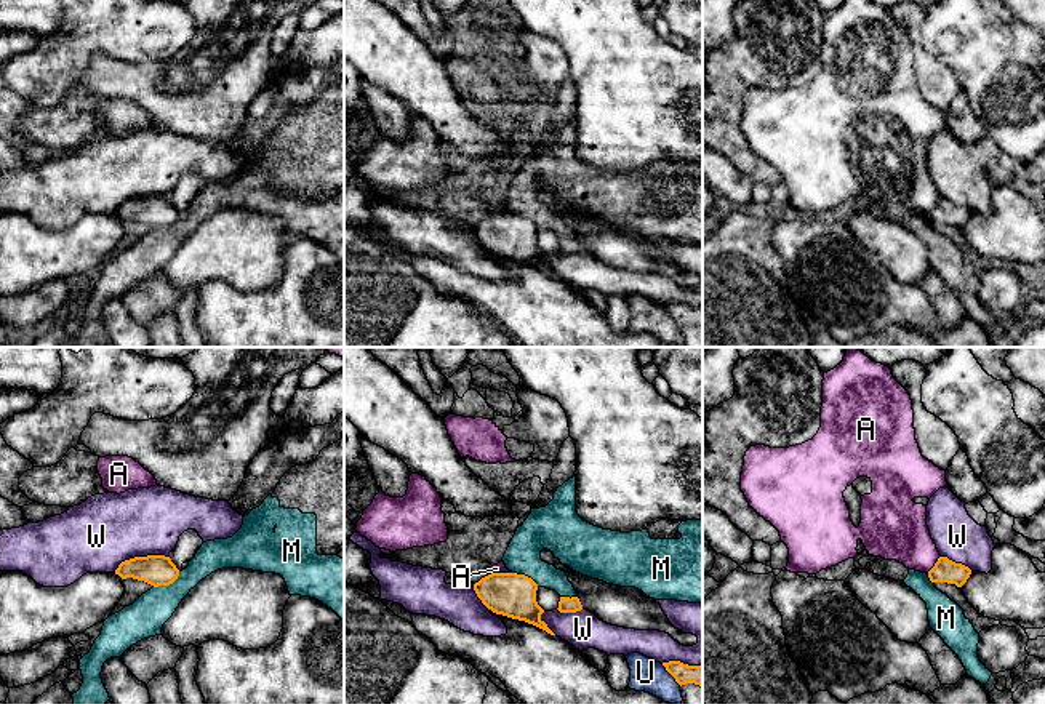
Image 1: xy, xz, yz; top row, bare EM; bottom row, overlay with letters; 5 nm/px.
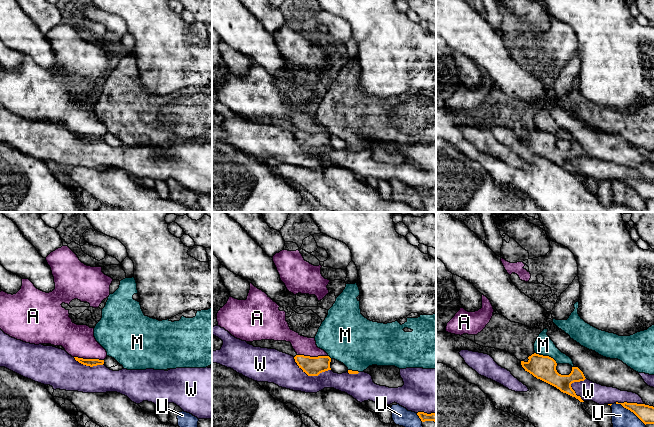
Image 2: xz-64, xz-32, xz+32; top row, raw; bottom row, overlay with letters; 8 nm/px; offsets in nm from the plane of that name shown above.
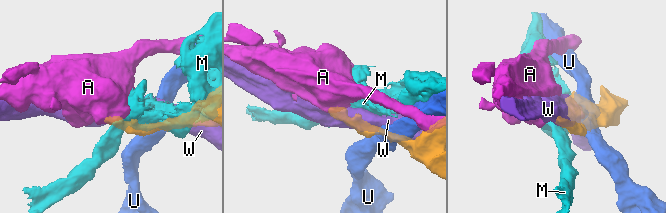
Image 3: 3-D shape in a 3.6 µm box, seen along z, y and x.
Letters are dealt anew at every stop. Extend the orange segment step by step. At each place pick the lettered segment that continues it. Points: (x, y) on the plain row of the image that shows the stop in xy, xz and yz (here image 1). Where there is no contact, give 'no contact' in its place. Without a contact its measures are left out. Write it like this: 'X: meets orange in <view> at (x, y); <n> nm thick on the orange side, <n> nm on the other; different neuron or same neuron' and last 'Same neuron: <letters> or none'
A: meets orange in yz at (935, 207); 120 nm thick on the orange side, 280 nm on the other; different neuron
M: meets orange in xy at (168, 226); 160 nm thick on the orange side, 190 nm on the other; different neuron
U: meets orange in xz at (671, 316); 100 nm thick on the orange side, 160 nm on the other; different neuron
W: meets orange in xy at (140, 199); 160 nm thick on the orange side, 360 nm on the other; different neuron
Same neuron: none

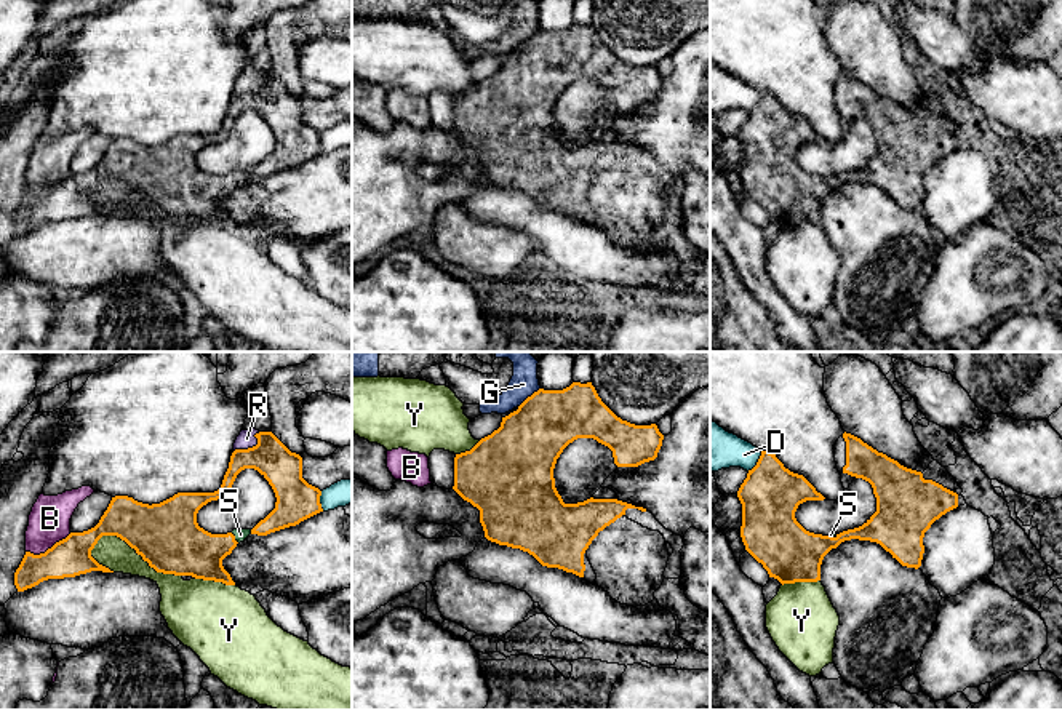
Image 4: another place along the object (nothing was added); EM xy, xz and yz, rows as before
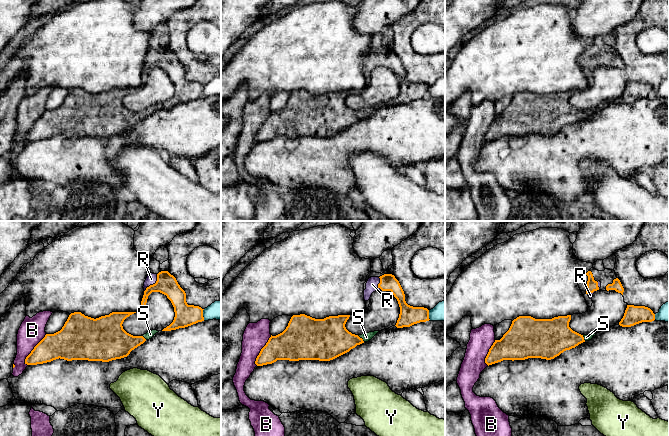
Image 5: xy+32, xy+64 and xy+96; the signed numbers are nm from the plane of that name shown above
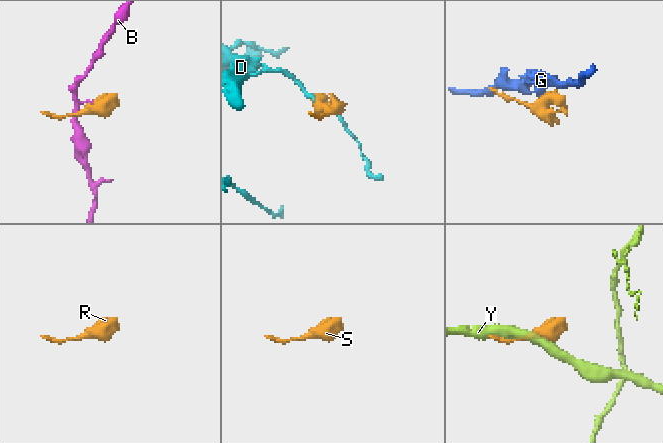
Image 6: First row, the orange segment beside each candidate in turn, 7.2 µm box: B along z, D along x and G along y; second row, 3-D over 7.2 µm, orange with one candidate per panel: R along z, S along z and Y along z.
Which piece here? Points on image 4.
B: meets orange in xy at (48, 191); 200 nm thick on the orange side, 200 nm on the other; different neuron
D: meets orange in yz at (757, 104); 300 nm thick on the orange side, 220 nm on the other; different neuron
G: meets orange in xz at (528, 39); 340 nm thick on the orange side, 140 nm on the other; different neuron
R: meets orange in xy at (253, 88); 190 nm thick on the orange side, 90 nm on the other; same neuron
S: meets orange in xy at (234, 179); 260 nm thick on the orange side, 60 nm on the other; same neuron
Y: meets orange in xy at (135, 191); 320 nm thick on the orange side, 160 nm on the other; different neuron
Same neuron: R, S

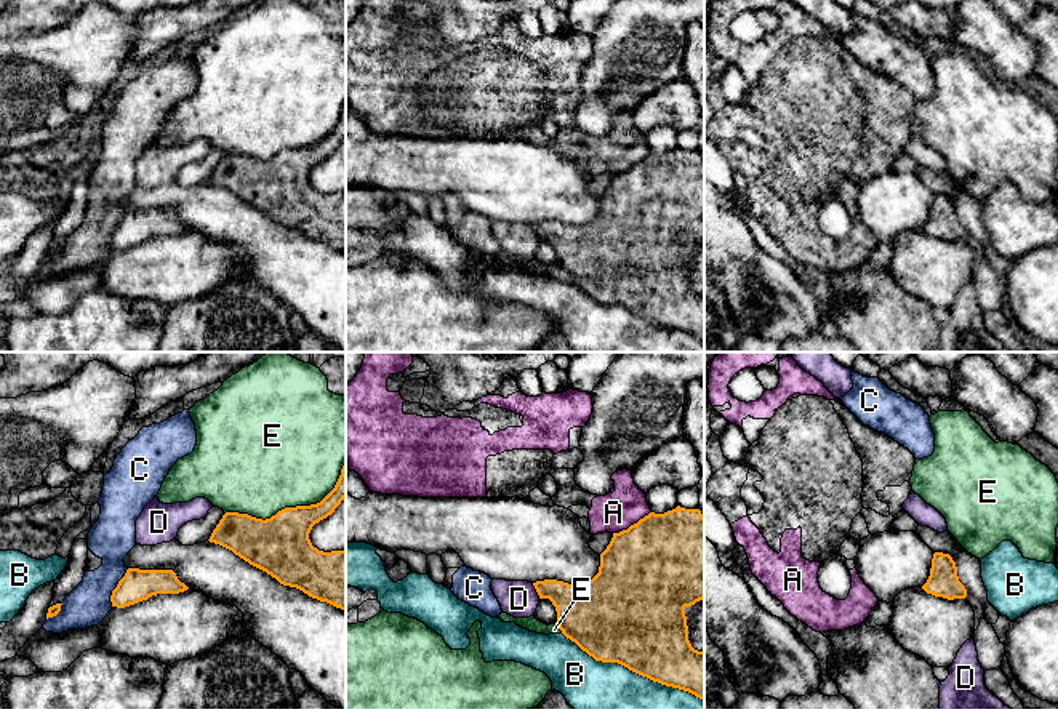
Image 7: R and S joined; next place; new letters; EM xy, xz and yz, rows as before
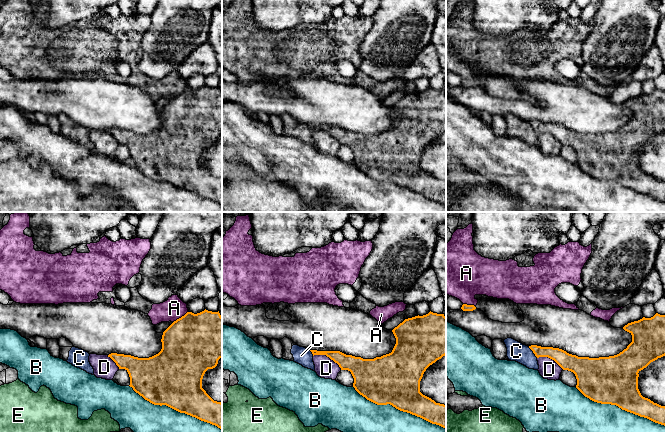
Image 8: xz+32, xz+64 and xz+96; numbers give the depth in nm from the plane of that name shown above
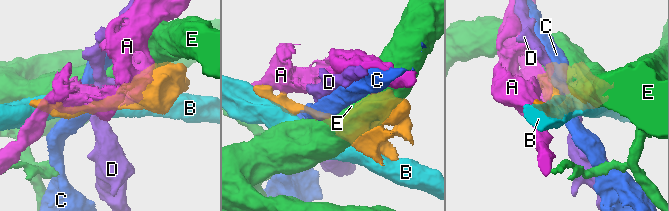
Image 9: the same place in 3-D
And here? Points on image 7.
A: meets orange in xz at (631, 167); 500 nm thick on the orange side, 200 nm on the other; different neuron
B: meets orange in xz at (633, 312); 460 nm thick on the orange side, 420 nm on the other; different neuron
C: meets orange in xy at (116, 229); 160 nm thick on the orange side, 220 nm on the other; different neuron
D: meets orange in xz at (537, 232); 260 nm thick on the orange side, 190 nm on the other; different neuron
E: meets orange in xy at (290, 149); 300 nm thick on the orange side, 500 nm on the other; different neuron
Same neuron: none

